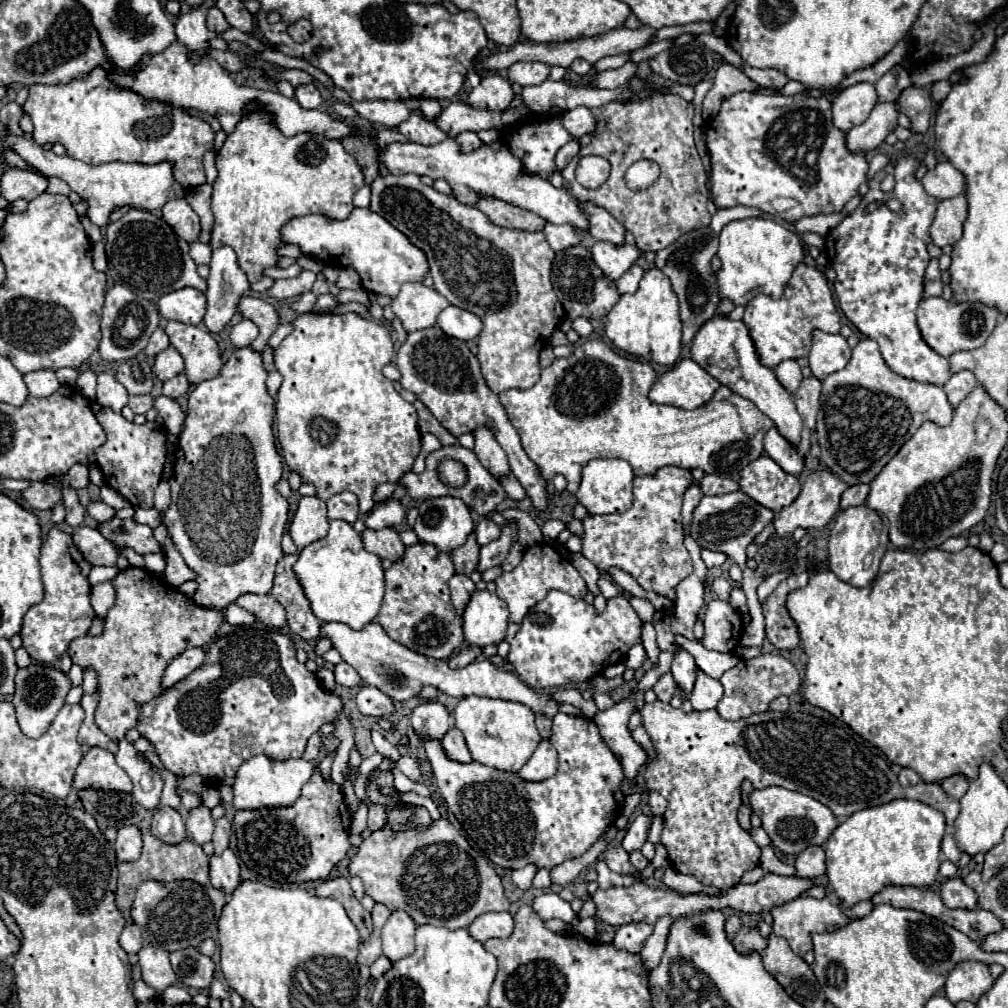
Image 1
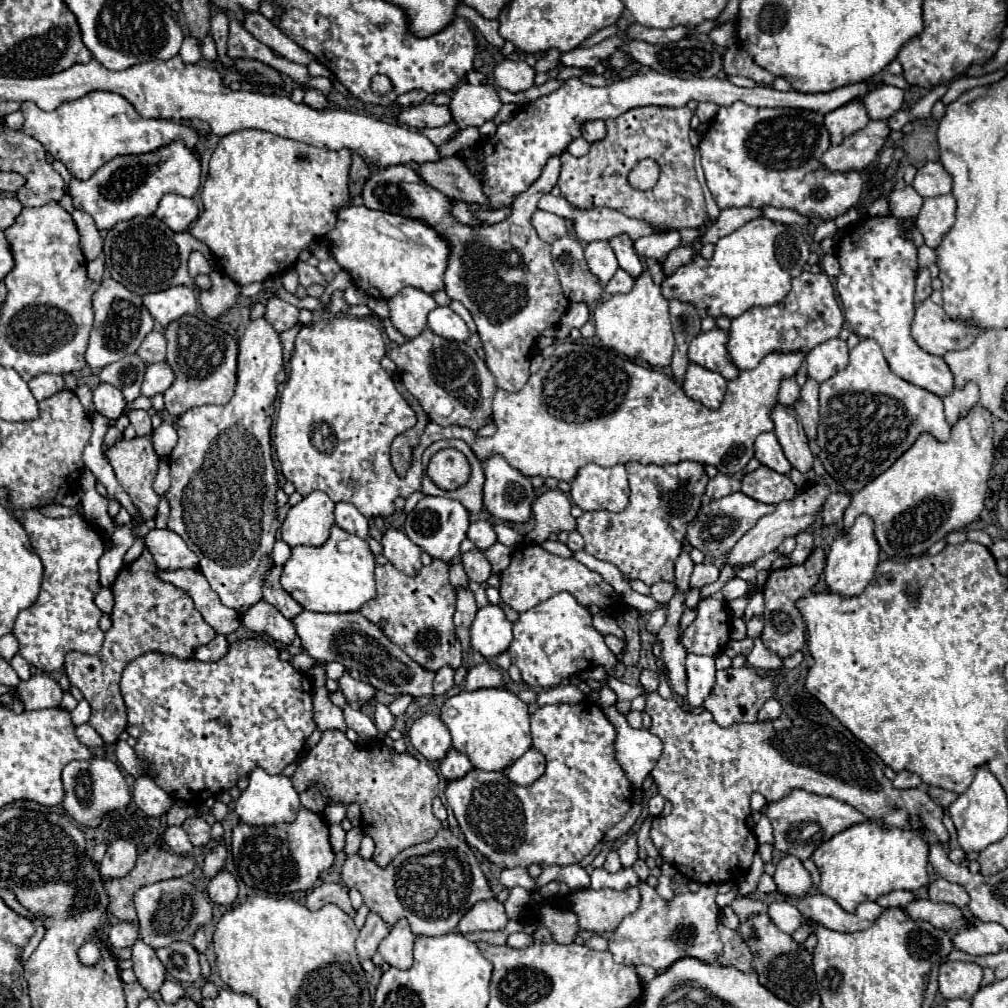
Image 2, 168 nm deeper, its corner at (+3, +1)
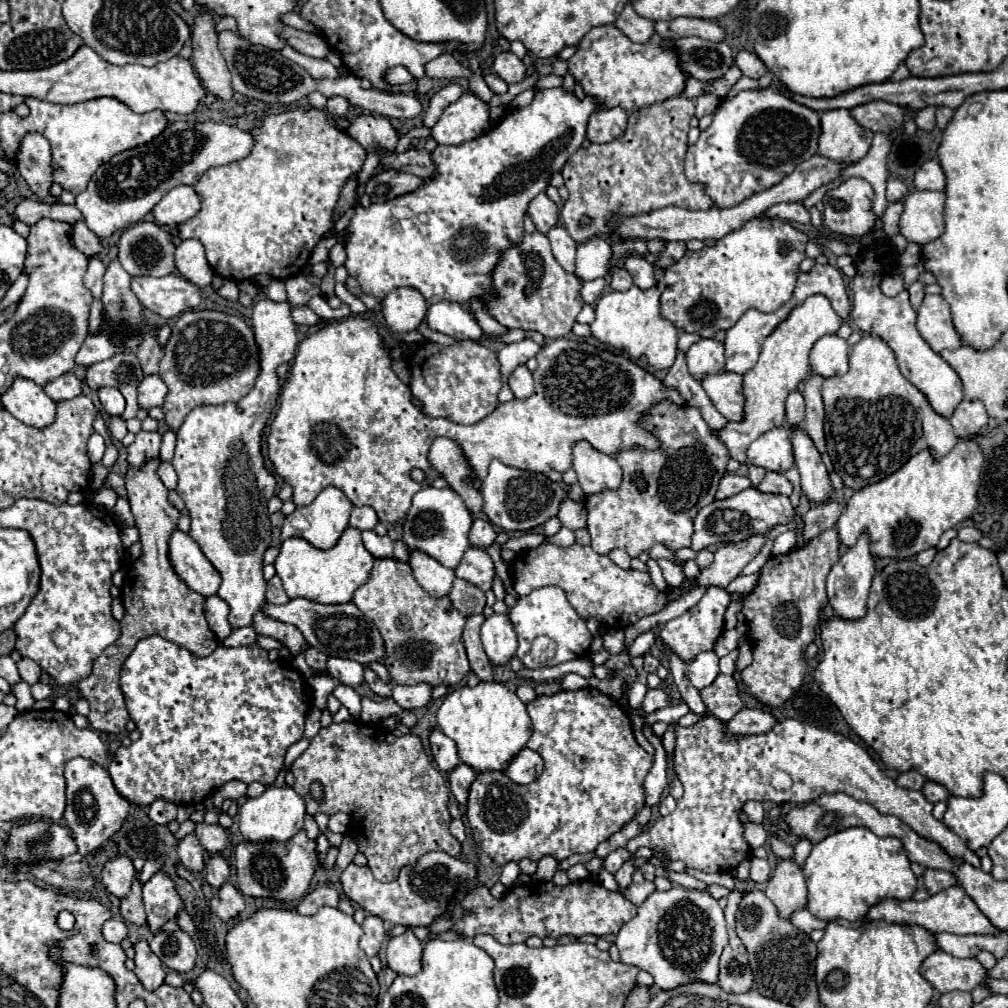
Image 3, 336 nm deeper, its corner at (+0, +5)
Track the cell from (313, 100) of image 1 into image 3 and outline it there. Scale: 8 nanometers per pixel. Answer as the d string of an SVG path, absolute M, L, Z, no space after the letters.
M332 97L332 99L328 99L326 113L332 117L344 117L344 115L348 115L348 107L350 107L350 103L344 97Z

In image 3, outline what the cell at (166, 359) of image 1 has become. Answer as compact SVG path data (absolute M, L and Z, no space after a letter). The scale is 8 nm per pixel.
M148 375L148 377L144 377L144 381L138 387L138 405L142 409L160 407L164 403L166 391L168 389L158 375Z

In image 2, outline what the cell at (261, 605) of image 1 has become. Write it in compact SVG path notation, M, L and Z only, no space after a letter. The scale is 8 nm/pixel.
M261 599L259 603L251 605L243 615L241 615L243 625L259 635L269 635L271 639L289 645L295 637L295 627L289 619L285 619L271 603Z

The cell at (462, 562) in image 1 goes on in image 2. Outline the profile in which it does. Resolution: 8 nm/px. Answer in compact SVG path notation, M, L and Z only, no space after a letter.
M461 563L449 567L449 581L451 581L451 585L453 585L455 589L459 589L461 585L467 585L467 583L469 583L467 573L465 573L465 569L463 569Z

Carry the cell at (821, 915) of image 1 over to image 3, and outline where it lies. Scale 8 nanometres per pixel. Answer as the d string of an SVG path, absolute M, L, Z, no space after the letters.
M962 885L948 887L948 889L928 897L926 901L914 901L914 899L882 901L868 911L868 919L886 919L888 923L896 923L896 925L918 925L932 933L940 933L940 931L958 933L958 935L998 935L1000 933L1000 929L996 929L988 921L988 917L976 907L976 903L966 895Z

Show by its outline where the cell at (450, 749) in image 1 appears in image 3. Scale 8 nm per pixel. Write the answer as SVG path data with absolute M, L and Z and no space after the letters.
M460 763L450 775L448 775L448 783L450 783L450 791L454 793L456 801L460 805L466 805L468 799L468 789L472 785L472 781L476 779L476 771L464 763Z

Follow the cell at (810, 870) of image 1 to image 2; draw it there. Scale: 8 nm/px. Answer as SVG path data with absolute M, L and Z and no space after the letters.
M787 855L777 863L773 879L779 891L787 897L803 897L811 889L811 875L803 867L803 861L795 855Z

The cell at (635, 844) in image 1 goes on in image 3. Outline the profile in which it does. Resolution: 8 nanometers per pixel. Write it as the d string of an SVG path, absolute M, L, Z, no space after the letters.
M628 861L628 863L624 863L620 869L618 869L618 873L614 875L616 877L616 883L620 885L620 889L626 889L630 883L632 883L632 875L634 875L634 871L636 871L636 867Z

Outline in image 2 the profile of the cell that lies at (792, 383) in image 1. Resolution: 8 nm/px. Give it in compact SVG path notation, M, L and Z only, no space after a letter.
M795 377L783 379L779 385L779 403L783 405L793 405L799 397L799 385L795 381Z

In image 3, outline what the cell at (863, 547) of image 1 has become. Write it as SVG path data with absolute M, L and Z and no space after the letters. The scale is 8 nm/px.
M862 535L858 539L858 543L850 549L846 549L846 553L840 557L840 561L832 567L832 571L826 577L826 591L828 591L828 601L830 607L834 609L834 615L840 619L862 619L868 613L868 591L870 591L870 583L874 577L874 559L870 555L870 543L868 543L868 535Z

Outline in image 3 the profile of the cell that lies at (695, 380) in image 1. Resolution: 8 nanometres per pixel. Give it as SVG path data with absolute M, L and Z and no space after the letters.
M716 373L702 379L704 391L710 401L728 421L742 421L744 417L744 391L742 375L738 373Z

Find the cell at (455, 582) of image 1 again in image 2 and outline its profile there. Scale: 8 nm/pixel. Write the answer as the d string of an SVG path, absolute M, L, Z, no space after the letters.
M461 587L457 589L457 607L455 607L455 629L457 629L457 637L463 645L463 651L469 651L469 625L473 621L473 613L477 613L477 603L475 603L475 595L469 587Z

